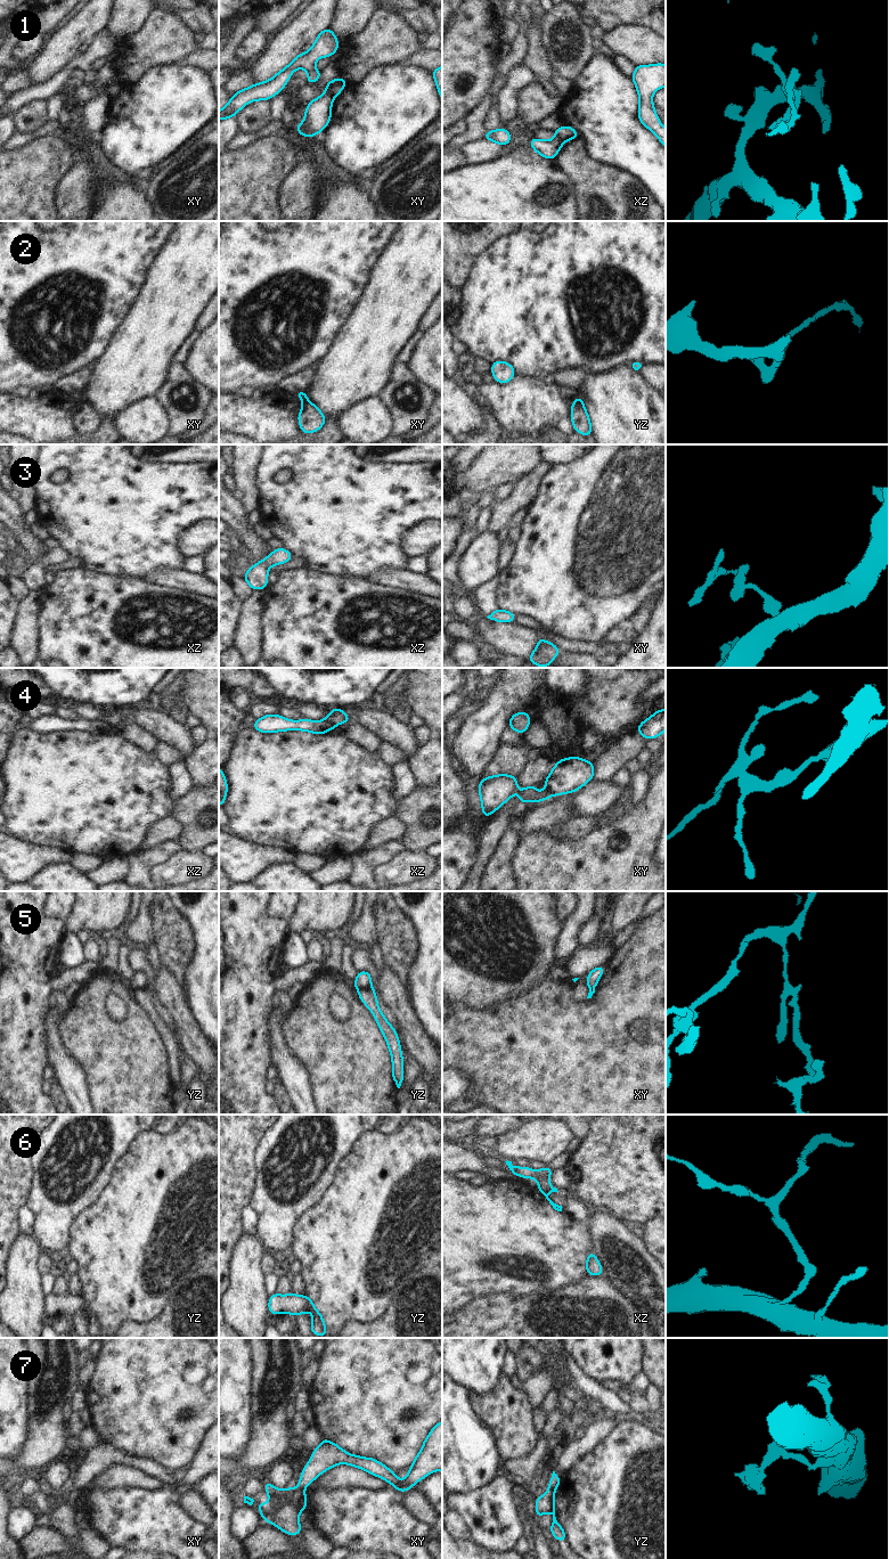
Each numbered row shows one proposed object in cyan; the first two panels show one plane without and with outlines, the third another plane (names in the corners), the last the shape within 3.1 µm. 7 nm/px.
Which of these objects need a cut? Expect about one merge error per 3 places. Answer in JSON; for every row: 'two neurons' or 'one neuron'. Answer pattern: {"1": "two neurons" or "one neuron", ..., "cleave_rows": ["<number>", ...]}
{"1": "two neurons", "2": "two neurons", "3": "one neuron", "4": "two neurons", "5": "two neurons", "6": "one neuron", "7": "two neurons", "cleave_rows": ["1", "2", "4", "5", "7"]}

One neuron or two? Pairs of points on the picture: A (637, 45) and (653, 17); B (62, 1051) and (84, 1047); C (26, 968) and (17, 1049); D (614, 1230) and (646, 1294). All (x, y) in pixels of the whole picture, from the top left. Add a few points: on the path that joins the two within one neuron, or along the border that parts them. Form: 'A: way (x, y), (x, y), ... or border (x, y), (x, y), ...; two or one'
A: border (621, 25), (642, 25), (653, 32); two
B: border (59, 1025), (64, 1043), (82, 1063), (86, 1071); two
C: way (24, 988), (17, 1005), (17, 1028); one
D: way (617, 1246), (621, 1250), (625, 1263), (639, 1278); one

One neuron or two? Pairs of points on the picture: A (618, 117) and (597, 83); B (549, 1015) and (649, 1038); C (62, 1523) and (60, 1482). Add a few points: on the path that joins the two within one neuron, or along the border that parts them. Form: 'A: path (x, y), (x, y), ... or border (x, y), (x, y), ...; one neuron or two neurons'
A: path (610, 109), (604, 104), (601, 91); one neuron
B: path (575, 1038), (624, 1038); one neuron
C: border (43, 1479), (55, 1488), (66, 1487); two neurons

